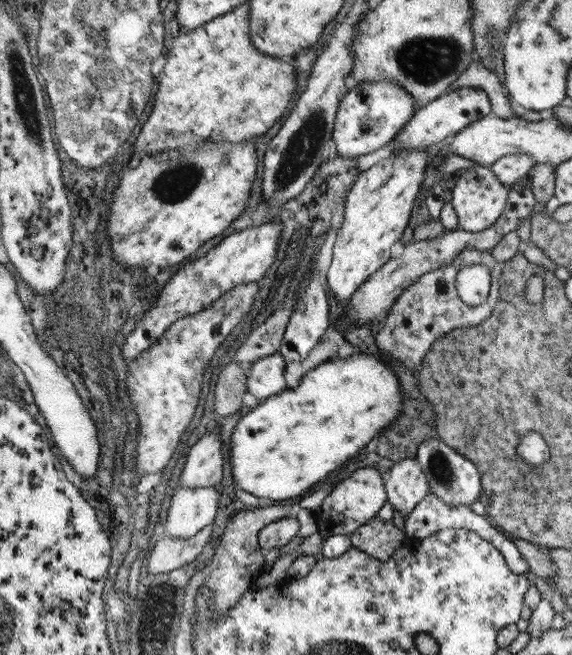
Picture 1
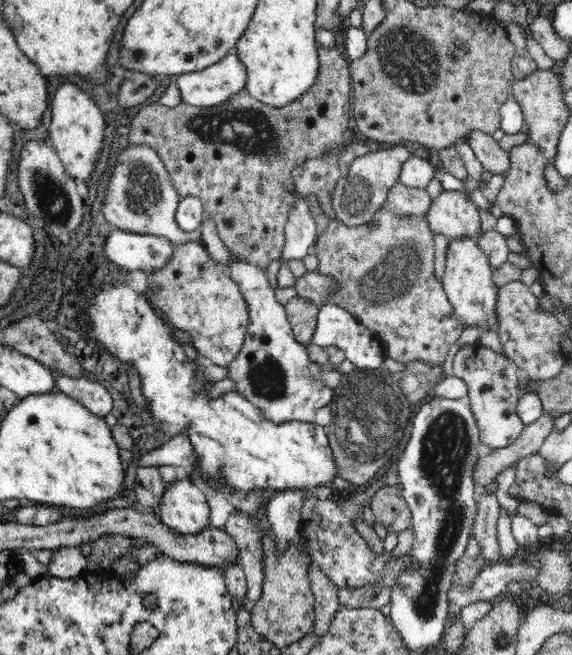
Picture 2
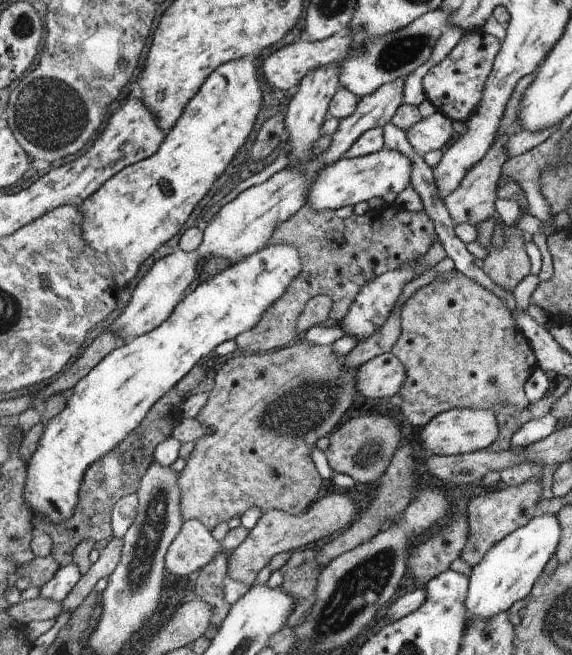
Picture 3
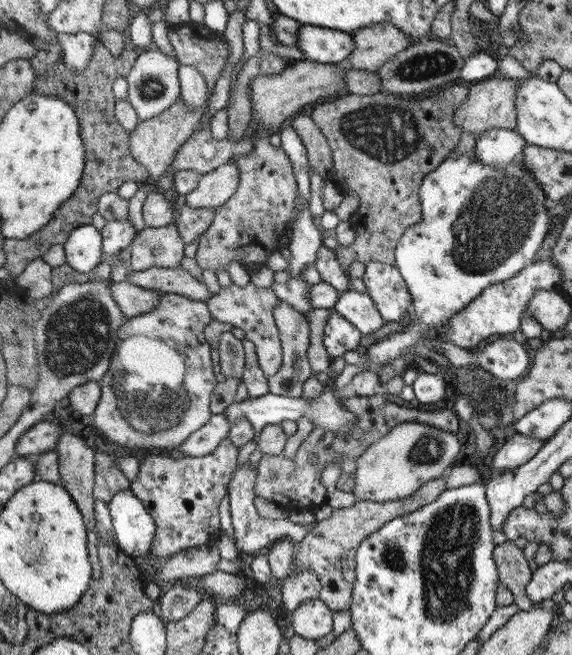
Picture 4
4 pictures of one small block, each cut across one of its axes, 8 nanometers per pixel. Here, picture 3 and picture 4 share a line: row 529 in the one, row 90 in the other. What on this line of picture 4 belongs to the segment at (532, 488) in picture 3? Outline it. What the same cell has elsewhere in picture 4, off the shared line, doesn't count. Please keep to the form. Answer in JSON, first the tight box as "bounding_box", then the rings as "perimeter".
{"bounding_box":[455,78,519,134],"perimeter":[[[487,78],[471,86],[467,100],[461,104],[461,108],[455,112],[455,122],[463,128],[463,132],[483,134],[491,128],[515,128],[517,126],[517,90],[519,82],[511,78]]]}

